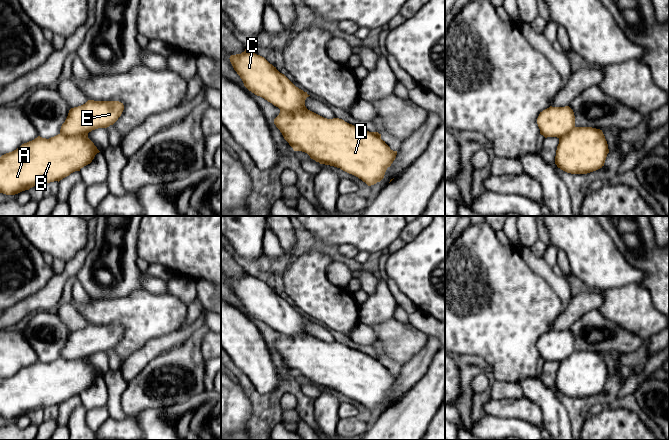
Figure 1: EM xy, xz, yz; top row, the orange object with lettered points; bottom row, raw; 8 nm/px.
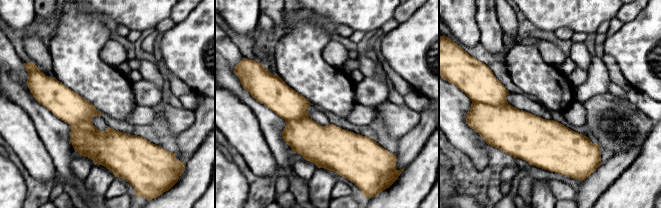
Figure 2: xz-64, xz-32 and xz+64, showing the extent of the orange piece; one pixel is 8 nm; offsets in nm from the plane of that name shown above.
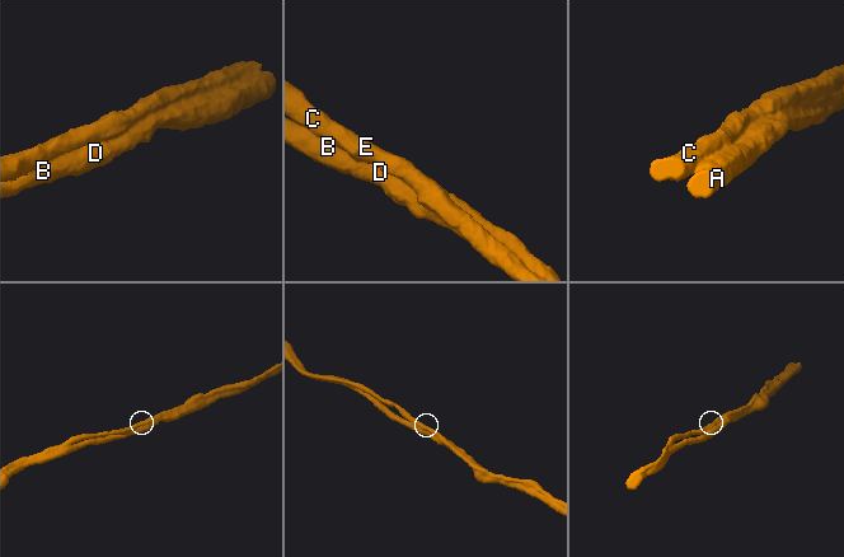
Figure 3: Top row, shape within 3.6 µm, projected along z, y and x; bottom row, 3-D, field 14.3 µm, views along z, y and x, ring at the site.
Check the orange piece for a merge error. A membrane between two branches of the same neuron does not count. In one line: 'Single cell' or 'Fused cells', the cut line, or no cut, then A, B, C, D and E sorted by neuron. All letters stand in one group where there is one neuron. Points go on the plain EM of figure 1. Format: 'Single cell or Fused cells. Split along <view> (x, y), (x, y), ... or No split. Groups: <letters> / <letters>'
Single cell. No split. Groups: A B C D E

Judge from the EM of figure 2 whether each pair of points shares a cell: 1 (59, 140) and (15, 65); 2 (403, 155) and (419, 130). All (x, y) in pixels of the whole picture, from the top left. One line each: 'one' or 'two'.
1: one
2: one

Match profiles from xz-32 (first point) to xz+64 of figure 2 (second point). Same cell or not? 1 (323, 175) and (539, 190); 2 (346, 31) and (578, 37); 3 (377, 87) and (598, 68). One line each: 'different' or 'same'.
1: same
2: different
3: same

